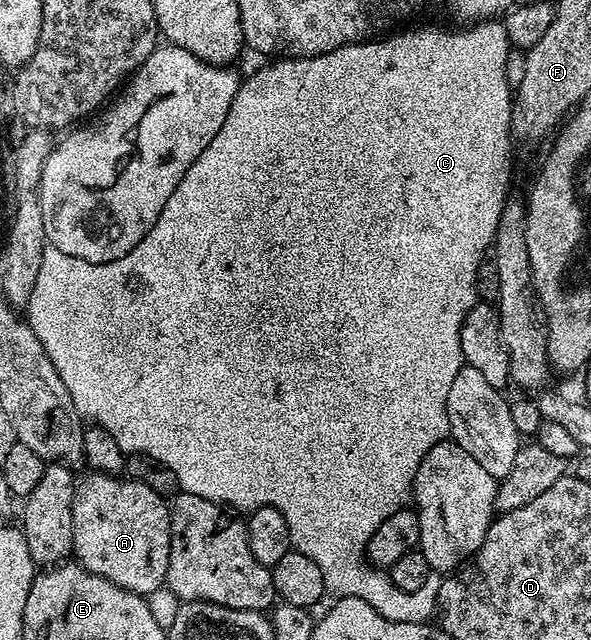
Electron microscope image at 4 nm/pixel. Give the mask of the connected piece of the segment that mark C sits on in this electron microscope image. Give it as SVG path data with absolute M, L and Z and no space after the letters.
M479 21L479 22L477 22L477 23L475 23L475 24L473 24L473 26L471 26L471 27L470 27L470 28L469 28L469 29L466 29L466 30L470 30L470 31L454 31L454 32L452 32L452 33L451 33L451 35L449 35L449 33L448 33L448 32L446 32L446 31L406 31L406 32L404 32L404 33L403 33L403 35L394 35L394 34L391 34L391 35L390 35L390 36L389 36L389 37L382 37L382 38L379 38L379 39L378 39L378 40L377 40L377 41L363 41L363 42L360 42L360 43L347 43L347 44L345 44L345 45L343 45L343 46L340 46L340 47L338 47L338 48L337 48L337 50L335 50L335 51L330 51L330 52L329 52L329 53L327 53L327 55L312 55L312 56L309 56L309 57L282 57L282 58L279 58L279 59L278 59L278 60L277 60L277 61L270 61L270 62L267 62L267 63L270 63L270 64L268 64L268 65L267 65L267 67L262 67L262 68L260 68L260 69L259 69L259 71L258 71L258 72L256 72L256 73L255 73L255 75L250 75L250 76L248 76L248 77L247 77L247 79L246 79L246 76L245 76L245 78L243 78L243 79L242 79L242 80L241 80L241 82L239 82L239 84L238 84L238 92L237 92L237 93L236 93L236 97L235 97L235 98L234 98L234 100L233 100L233 101L232 101L232 105L231 105L231 106L230 106L230 108L229 108L229 109L228 109L228 117L224 117L224 125L220 125L220 133L216 133L216 137L212 137L212 141L208 141L208 149L204 149L204 153L200 153L200 157L196 157L196 161L192 161L192 165L191 165L191 166L190 166L190 168L189 168L189 169L188 169L188 173L184 173L184 177L183 177L183 178L182 178L182 180L181 180L181 181L180 181L180 185L176 185L176 189L175 189L175 190L174 190L174 192L173 192L173 193L172 193L172 197L168 197L168 201L167 201L167 202L166 202L166 204L165 204L165 205L164 205L164 209L163 209L163 210L162 210L162 212L161 212L161 213L160 213L160 217L159 217L159 218L158 218L158 219L157 219L157 221L156 221L156 222L154 222L154 224L153 224L153 225L152 225L152 229L151 229L151 230L150 230L150 232L148 232L148 234L147 234L147 235L146 235L146 236L145 236L145 237L144 237L144 238L142 238L142 240L140 240L140 241L139 241L139 242L138 242L138 244L136 244L136 245L135 245L135 246L134 246L134 248L132 248L132 250L130 250L130 251L129 251L129 252L128 252L128 254L127 254L127 255L120 255L120 256L117 256L117 257L110 257L110 258L107 258L107 259L106 259L106 260L105 260L105 261L91 261L91 260L90 260L90 259L89 259L89 258L86 258L86 257L83 257L83 256L80 256L80 255L69 255L69 254L68 254L68 253L64 253L64 252L63 252L63 251L62 251L62 249L61 249L61 246L58 246L58 245L48 245L48 246L46 246L46 248L45 248L45 249L44 249L44 253L43 253L43 254L42 254L42 256L41 256L41 257L40 257L40 273L36 273L36 285L32 285L32 297L31 297L31 298L30 298L30 302L29 302L29 303L27 303L27 304L26 304L26 306L25 306L25 308L24 308L24 311L25 311L25 314L26 314L26 313L28 313L28 314L30 314L30 317L29 317L29 316L28 316L28 324L29 324L29 326L30 326L30 328L31 328L31 330L33 330L33 331L34 331L34 333L35 333L35 335L36 335L36 337L37 337L37 338L38 338L38 340L39 340L39 341L40 341L40 345L42 345L42 346L43 346L43 349L44 349L44 353L46 353L46 354L47 354L47 355L48 355L48 357L49 357L49 358L50 358L50 359L51 359L51 363L52 363L52 365L54 365L54 366L55 366L55 372L56 372L56 373L58 373L58 374L59 374L59 378L60 378L60 380L62 380L62 381L63 381L63 383L64 383L64 388L66 388L66 389L68 389L68 393L69 393L69 394L70 394L70 396L71 396L71 397L72 397L72 405L76 405L76 409L77 409L77 410L78 410L78 414L79 414L79 415L81 415L81 416L82 416L82 418L83 418L83 420L86 420L86 421L93 421L93 422L94 422L94 423L95 423L95 424L97 424L97 426L100 426L100 427L103 427L103 428L104 428L104 429L105 429L105 431L107 431L107 432L108 432L108 433L112 433L112 437L116 437L116 445L120 445L120 446L121 446L121 447L123 447L123 449L129 449L129 450L130 450L130 447L131 447L131 449L132 449L132 450L134 450L134 451L139 451L139 453L140 453L140 454L142 454L142 455L151 455L151 457L152 457L152 458L154 458L154 459L155 459L155 461L156 461L156 462L158 462L158 463L163 463L163 465L164 465L164 466L166 466L166 467L167 467L167 469L168 469L168 470L170 470L170 471L171 471L171 473L172 473L172 474L174 474L174 479L175 479L175 481L176 481L176 482L178 482L178 483L179 483L179 485L180 485L180 486L182 486L182 488L181 488L181 490L182 490L182 491L183 491L183 492L185 492L185 494L188 494L188 495L195 495L195 496L196 496L196 497L204 497L204 498L205 498L205 499L207 499L207 500L208 500L208 501L212 501L212 502L213 502L213 503L221 503L221 504L222 504L222 506L223 506L223 507L225 507L225 508L227 508L227 509L233 509L233 510L234 510L234 511L235 511L235 512L238 512L238 513L249 513L249 512L251 512L251 511L255 511L255 510L256 510L256 509L257 509L257 507L274 507L274 508L276 508L276 509L277 509L277 511L279 511L279 512L280 512L280 513L284 513L284 521L288 521L288 533L289 533L289 534L290 534L290 546L291 546L291 548L293 548L293 550L296 550L296 551L299 551L299 552L300 552L300 553L304 553L304 557L309 557L309 559L310 559L310 560L312 560L312 561L316 561L316 565L317 565L317 566L318 566L318 568L319 568L319 569L320 569L320 574L322 574L322 576L323 576L323 577L324 577L324 585L325 585L325 586L326 586L326 590L327 590L327 592L329 592L329 594L330 594L330 595L331 595L331 596L334 596L334 597L337 597L337 598L339 598L339 599L343 599L343 598L344 598L344 597L360 597L360 601L368 601L368 605L372 605L372 609L376 609L376 613L380 613L380 617L384 617L384 618L385 618L385 619L387 619L387 620L388 620L388 621L400 621L400 622L401 622L401 623L424 623L424 622L427 622L427 621L430 621L430 620L433 620L433 618L432 618L432 617L433 617L433 615L434 615L434 618L435 618L435 615L436 615L436 603L435 603L435 600L434 600L434 599L433 599L433 598L430 598L430 599L422 599L422 598L426 598L426 597L419 597L419 596L418 596L418 595L409 595L409 594L408 594L408 593L404 593L404 589L396 589L396 585L395 585L395 584L394 584L394 582L393 582L393 581L392 581L392 580L391 580L391 579L390 579L390 576L389 576L389 574L387 574L387 572L386 572L386 571L385 571L385 570L382 570L382 569L379 569L379 568L377 568L377 567L373 567L373 565L371 565L371 564L370 564L370 560L369 560L369 559L367 559L367 557L366 557L366 546L367 546L367 545L368 545L368 541L369 541L369 540L370 540L370 538L371 538L371 537L372 537L372 533L376 533L376 528L378 528L378 527L379 527L379 525L381 525L381 524L382 524L382 523L383 523L383 521L388 521L388 517L392 517L392 513L396 513L396 512L397 512L397 511L401 511L401 510L403 510L403 508L405 508L405 507L406 507L406 506L407 506L407 504L409 504L409 503L410 503L410 502L411 502L411 499L412 499L412 492L413 492L413 489L414 489L414 478L415 478L415 477L416 477L416 473L417 473L417 472L418 472L418 470L419 470L419 469L420 469L420 461L424 461L424 457L425 457L425 456L426 456L426 454L427 454L427 453L428 453L428 449L432 449L432 448L433 448L433 447L435 447L435 446L436 446L436 444L437 444L437 443L441 443L441 442L443 442L443 440L445 440L445 439L446 439L446 438L447 438L447 435L448 435L448 432L449 432L449 430L450 430L450 426L449 426L449 425L448 425L448 413L447 413L447 412L446 412L446 398L447 398L447 397L448 397L448 388L449 388L449 387L450 387L450 386L452 386L452 380L454 380L454 379L455 379L455 377L456 377L456 373L460 373L460 369L461 369L461 368L462 368L462 367L463 367L463 366L464 366L464 360L463 360L463 357L462 357L462 350L461 350L461 349L460 349L460 329L461 329L461 328L462 328L462 322L463 322L463 321L464 321L464 317L465 317L465 316L466 316L466 314L468 314L468 313L469 313L469 312L470 312L470 310L471 310L471 309L472 309L472 308L473 308L473 307L474 307L474 304L475 304L475 302L476 302L476 296L475 296L475 293L474 293L474 282L475 282L475 281L476 281L476 273L477 273L477 272L478 272L478 266L479 266L479 265L480 265L480 261L481 261L481 260L482 260L482 259L485 259L485 258L487 258L487 255L488 255L488 252L489 252L489 251L490 251L490 250L491 250L491 247L492 247L492 244L493 244L493 241L494 241L494 236L493 236L493 235L491 235L491 234L490 234L490 231L493 231L493 232L494 232L494 233L496 233L496 229L497 229L497 228L498 228L498 226L497 226L497 225L496 225L496 224L494 224L494 220L497 220L497 221L500 221L500 213L501 213L501 212L502 212L502 206L501 206L501 205L500 205L500 204L499 204L499 201L498 201L498 199L504 199L504 198L502 198L502 187L511 187L511 186L509 186L509 185L507 185L507 183L506 183L506 166L508 166L508 165L509 165L509 164L511 164L511 163L512 163L512 161L511 161L511 160L509 160L509 159L508 159L508 158L507 158L507 157L506 157L506 155L507 155L507 154L508 154L508 153L509 153L509 152L510 152L510 151L512 151L512 147L511 147L511 146L509 146L509 145L508 145L508 144L506 144L506 138L507 138L507 137L509 137L509 136L511 136L511 135L512 135L512 128L511 128L511 125L510 125L510 113L511 113L511 110L512 110L512 88L511 88L511 85L510 85L510 82L509 82L509 81L507 81L507 80L506 80L506 78L505 78L505 77L504 77L504 65L505 65L505 64L506 64L506 62L507 62L507 61L508 61L508 53L509 53L509 52L510 52L510 51L511 51L511 49L512 49L512 44L511 44L511 42L510 42L510 38L509 38L509 37L508 37L508 33L507 33L507 32L506 32L506 28L505 28L505 26L503 26L503 24L502 24L502 23L501 23L501 22L498 22L498 21Z

